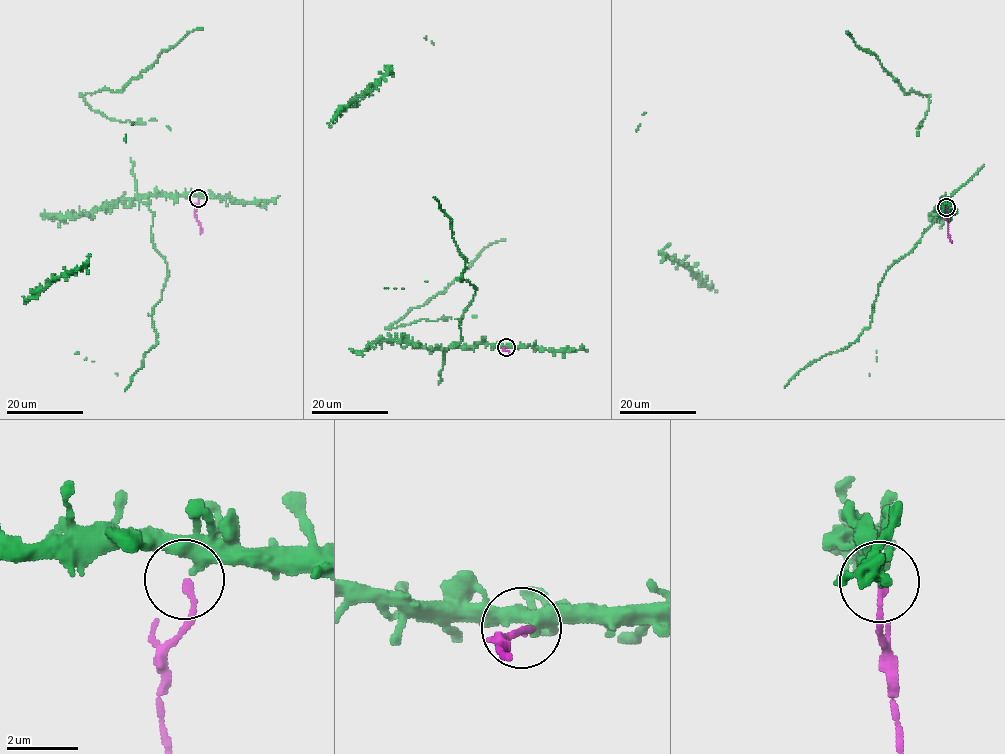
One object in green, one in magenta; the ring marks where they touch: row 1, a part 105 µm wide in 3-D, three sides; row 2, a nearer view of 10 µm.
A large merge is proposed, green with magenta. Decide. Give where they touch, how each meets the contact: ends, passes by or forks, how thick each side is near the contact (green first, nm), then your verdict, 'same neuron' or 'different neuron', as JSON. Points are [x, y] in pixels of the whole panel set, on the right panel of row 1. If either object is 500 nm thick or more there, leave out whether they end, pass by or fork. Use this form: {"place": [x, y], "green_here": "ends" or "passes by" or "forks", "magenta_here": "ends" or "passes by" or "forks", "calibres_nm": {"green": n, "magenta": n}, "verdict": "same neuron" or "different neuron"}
{"place": [946, 207], "green_here": "ends", "magenta_here": "ends", "calibres_nm": {"green": 440, "magenta": 180}, "verdict": "different neuron"}

